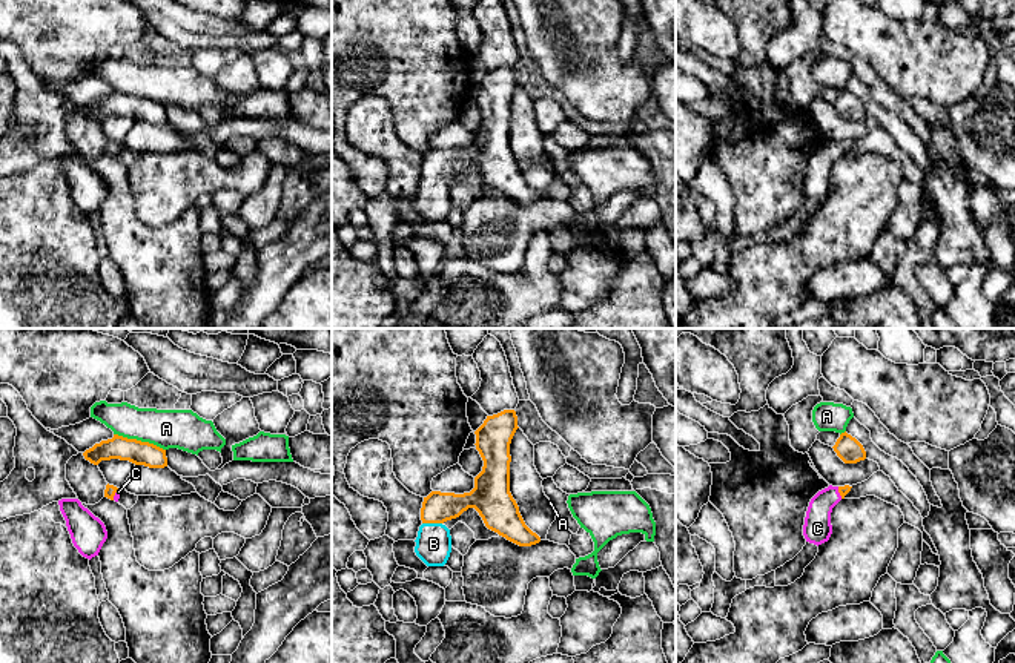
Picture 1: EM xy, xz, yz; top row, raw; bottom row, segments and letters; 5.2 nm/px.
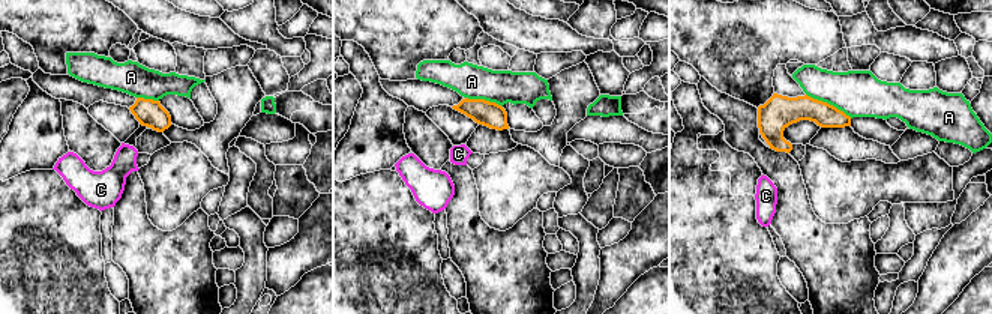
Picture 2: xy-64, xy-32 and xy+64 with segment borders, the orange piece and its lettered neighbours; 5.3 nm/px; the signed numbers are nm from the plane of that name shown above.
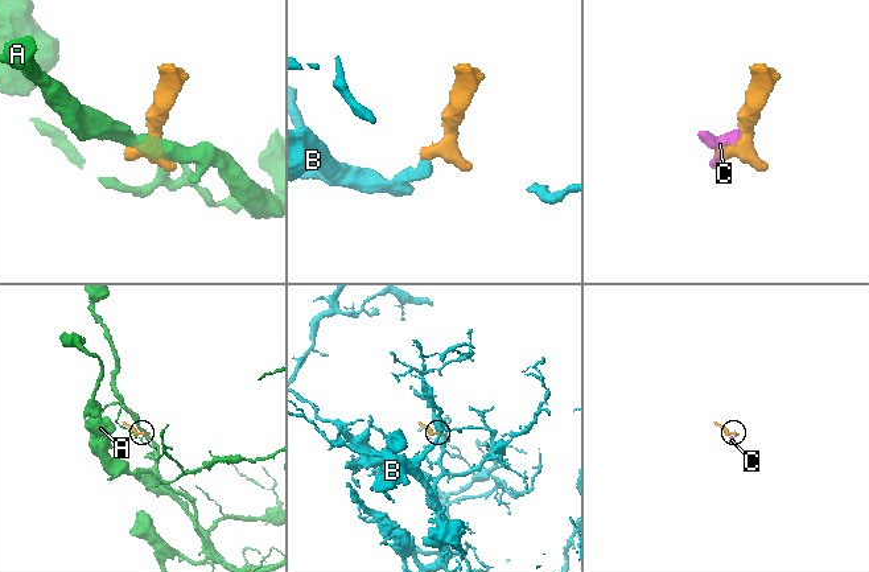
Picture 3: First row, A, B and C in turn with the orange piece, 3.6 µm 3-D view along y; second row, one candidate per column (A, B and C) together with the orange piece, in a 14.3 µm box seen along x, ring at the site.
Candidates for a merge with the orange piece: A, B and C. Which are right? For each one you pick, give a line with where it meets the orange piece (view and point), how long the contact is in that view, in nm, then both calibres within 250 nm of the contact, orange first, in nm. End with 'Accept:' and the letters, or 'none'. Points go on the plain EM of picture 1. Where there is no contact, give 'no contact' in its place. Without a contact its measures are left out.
B: contact xz (432, 178); length 100 nm; calibres 160 and 190 nm
C: contact xy (114, 151); length 70 nm; calibres 60 and 30 nm
Accept: B, C

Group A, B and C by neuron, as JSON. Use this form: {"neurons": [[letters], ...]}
{"neurons": [["A"], ["B", "C"]]}

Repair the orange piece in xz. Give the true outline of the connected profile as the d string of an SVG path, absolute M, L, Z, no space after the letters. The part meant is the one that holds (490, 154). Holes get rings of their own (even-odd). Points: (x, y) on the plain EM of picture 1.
M514 66L487 72L474 87L474 101L484 117L482 127L474 134L474 144L464 150L431 147L424 153L415 209L427 223L447 219L451 192L444 180L468 164L479 169L488 186L519 203L541 198L541 193L525 181L510 149L510 100L517 84Z

